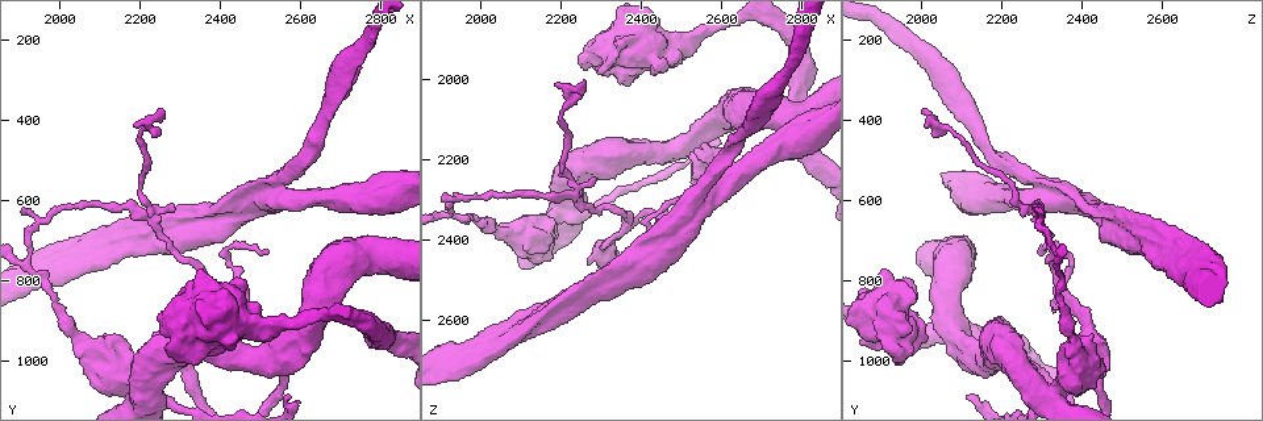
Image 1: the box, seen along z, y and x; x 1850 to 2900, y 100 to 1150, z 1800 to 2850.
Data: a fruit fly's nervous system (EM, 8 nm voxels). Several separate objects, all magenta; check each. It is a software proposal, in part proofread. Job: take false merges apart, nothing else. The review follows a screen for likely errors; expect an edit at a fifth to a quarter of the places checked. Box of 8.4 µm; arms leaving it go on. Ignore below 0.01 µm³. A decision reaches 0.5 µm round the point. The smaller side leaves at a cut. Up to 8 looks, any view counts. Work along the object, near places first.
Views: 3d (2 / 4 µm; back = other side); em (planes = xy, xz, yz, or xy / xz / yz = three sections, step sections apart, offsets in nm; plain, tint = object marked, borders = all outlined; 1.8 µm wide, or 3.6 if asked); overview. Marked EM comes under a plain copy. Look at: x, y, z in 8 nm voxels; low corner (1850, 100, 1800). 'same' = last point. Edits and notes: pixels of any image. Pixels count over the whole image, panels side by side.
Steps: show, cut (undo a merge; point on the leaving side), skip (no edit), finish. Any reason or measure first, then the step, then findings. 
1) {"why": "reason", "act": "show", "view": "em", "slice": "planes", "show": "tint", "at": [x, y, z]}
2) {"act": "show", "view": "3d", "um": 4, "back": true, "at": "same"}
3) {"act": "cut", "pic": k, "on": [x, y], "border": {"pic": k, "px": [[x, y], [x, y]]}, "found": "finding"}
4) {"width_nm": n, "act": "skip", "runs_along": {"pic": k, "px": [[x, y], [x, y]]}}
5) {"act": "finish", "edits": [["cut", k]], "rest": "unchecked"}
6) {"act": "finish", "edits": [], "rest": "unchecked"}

{"act": "show", "view": "em", "slice": "planes", "show": "tint", "at": [2025, 755, 2660]}

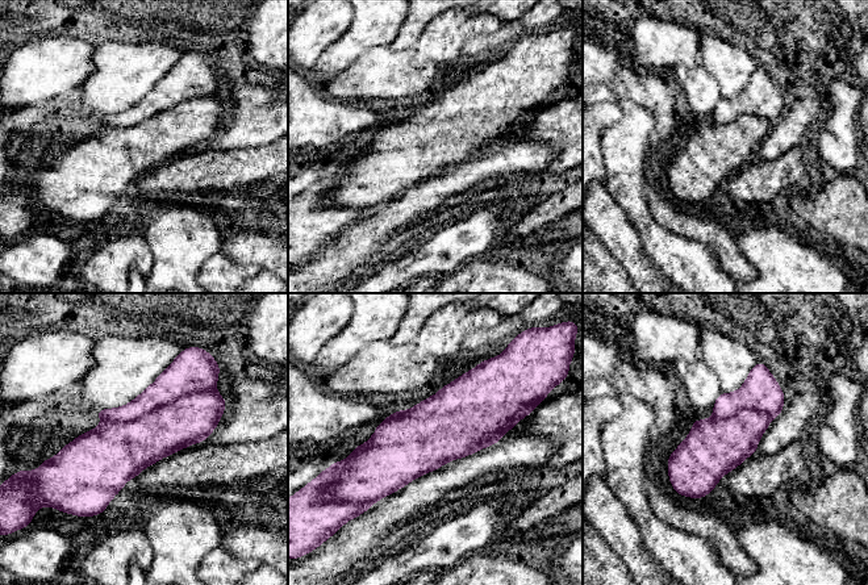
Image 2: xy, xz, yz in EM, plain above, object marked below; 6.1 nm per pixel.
{"width_nm": 360, "act": "cut", "pic": 2, "on": [186, 375], "border": {"pic": 2, "px": [[215, 388], [104, 422]]}, "found": "a second cell is stuck on"}

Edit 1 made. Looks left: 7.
{"why": "sharp bend", "act": "show", "view": "em", "slice": "planes", "show": "tint", "at": [2185, 635, 2290]}

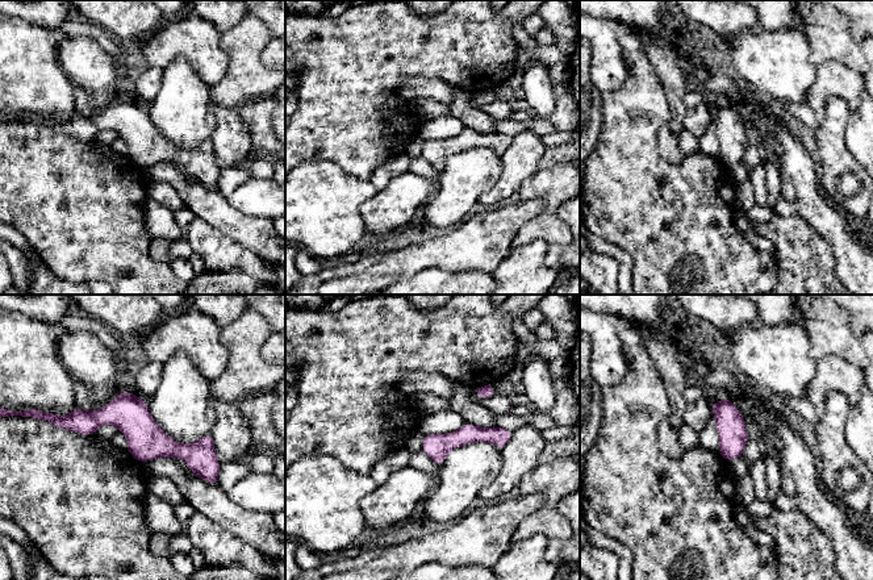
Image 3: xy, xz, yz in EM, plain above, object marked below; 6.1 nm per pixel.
{"act": "skip", "runs_along": {"pic": 3, "px": [[62, 422], [128, 417], [214, 462]]}, "found": "all the same cell"}

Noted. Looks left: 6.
{"why": "sudden change in width", "act": "show", "view": "3d", "um": 4, "at": [2200, 1095, 2320]}

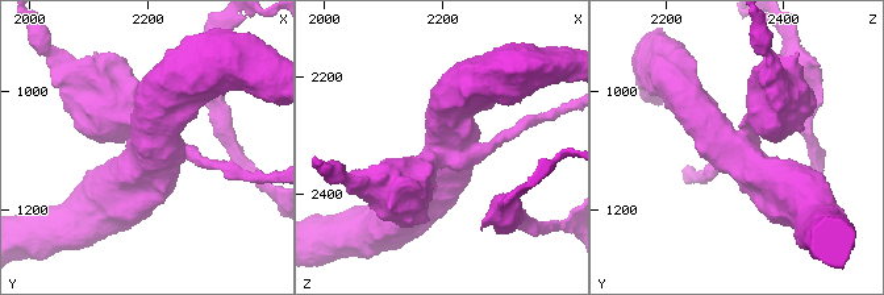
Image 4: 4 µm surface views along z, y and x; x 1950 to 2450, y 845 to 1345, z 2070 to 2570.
{"arms": 4, "why": "now the EM", "act": "show", "view": "em", "um": 3.6, "slice": "xz", "step": 16, "show": "tint", "at": [2205, 1090, 2320]}

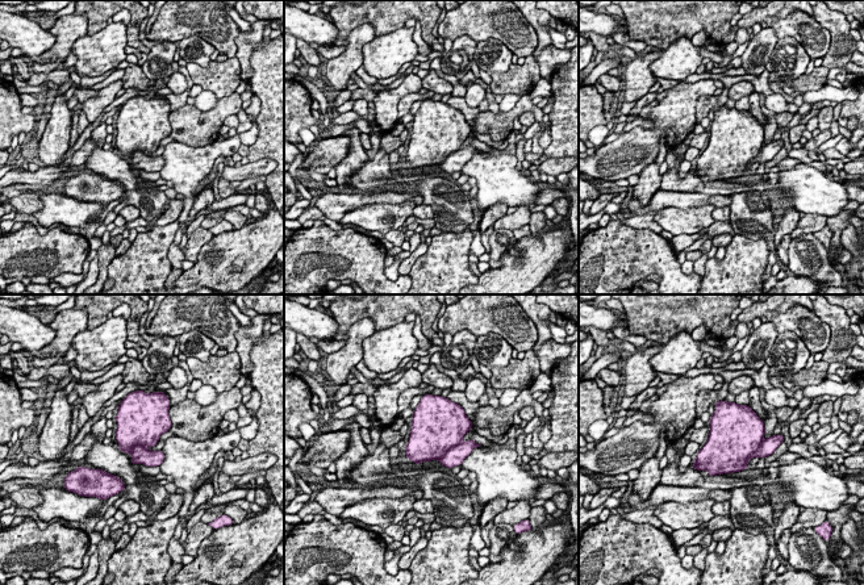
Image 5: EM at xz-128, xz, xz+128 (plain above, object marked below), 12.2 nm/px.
{"act": "skip", "found": "all the same cell"}

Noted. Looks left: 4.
{"act": "finish", "edits": [["cut", 2]], "rest": "unchecked"}

